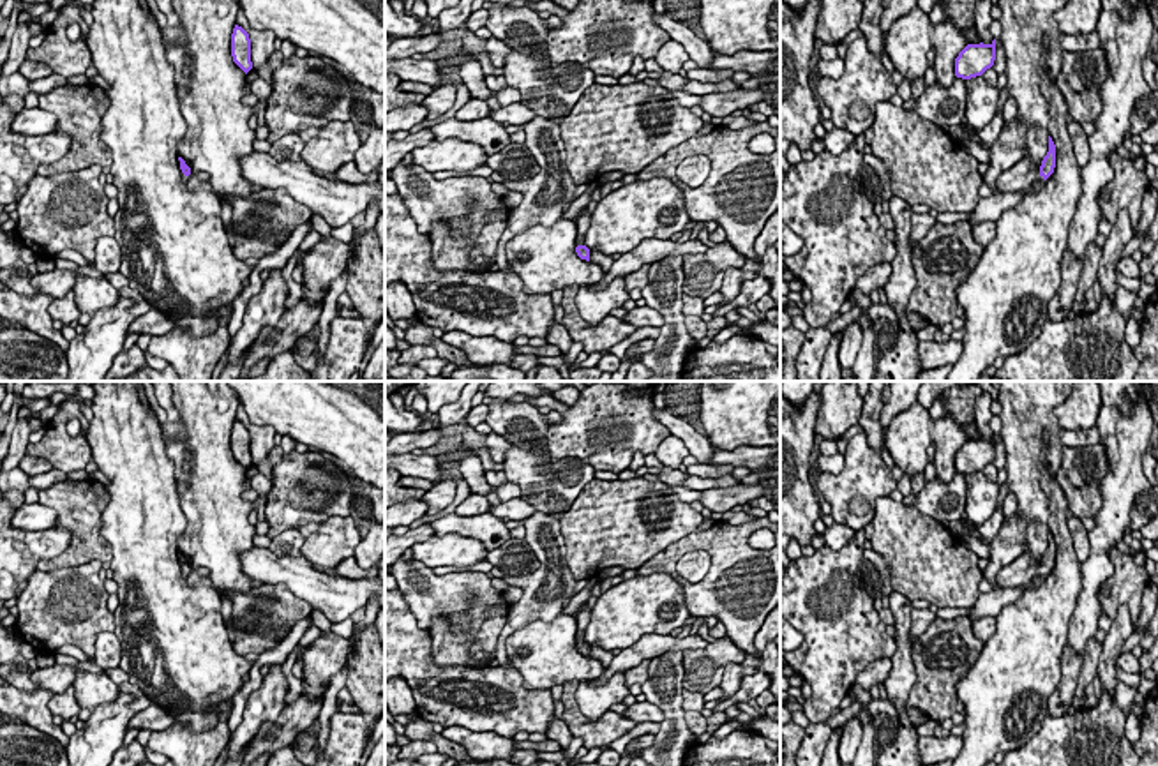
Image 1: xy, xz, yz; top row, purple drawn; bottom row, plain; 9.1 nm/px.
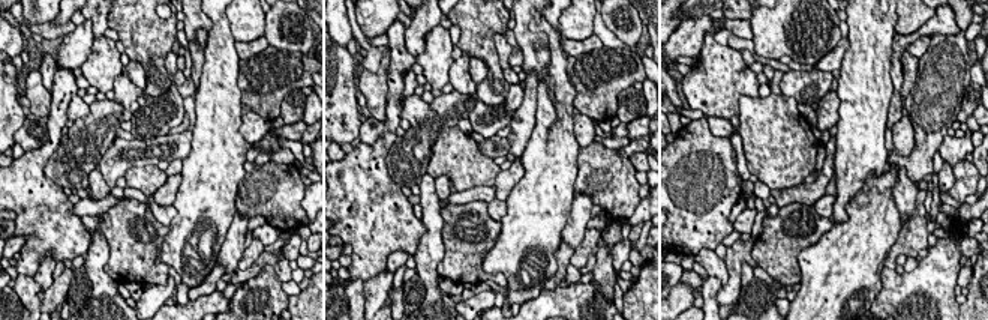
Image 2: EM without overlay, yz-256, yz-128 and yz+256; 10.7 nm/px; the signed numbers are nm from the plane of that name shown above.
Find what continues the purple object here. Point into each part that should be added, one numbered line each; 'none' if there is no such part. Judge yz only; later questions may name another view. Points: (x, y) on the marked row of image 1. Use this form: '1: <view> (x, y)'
1: yz (1021, 175)

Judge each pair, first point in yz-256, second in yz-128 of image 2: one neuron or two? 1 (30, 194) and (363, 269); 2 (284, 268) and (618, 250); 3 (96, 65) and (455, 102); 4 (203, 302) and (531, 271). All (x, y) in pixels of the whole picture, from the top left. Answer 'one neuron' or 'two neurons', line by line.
1: one neuron
2: one neuron
3: two neurons
4: two neurons

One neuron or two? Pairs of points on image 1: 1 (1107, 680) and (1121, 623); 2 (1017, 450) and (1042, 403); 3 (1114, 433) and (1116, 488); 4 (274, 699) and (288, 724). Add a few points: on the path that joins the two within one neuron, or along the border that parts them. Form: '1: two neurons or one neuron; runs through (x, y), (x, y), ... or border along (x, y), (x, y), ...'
1: one neuron; runs through (1107, 666), (1116, 638)
2: one neuron; runs through (1028, 438), (1042, 420), (1042, 415)
3: one neuron; runs through (1120, 447), (1120, 473)
4: two neurons; border along (286, 705), (253, 740)

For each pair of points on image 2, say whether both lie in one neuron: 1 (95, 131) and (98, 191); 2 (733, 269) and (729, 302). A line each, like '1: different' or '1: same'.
1: different
2: same

